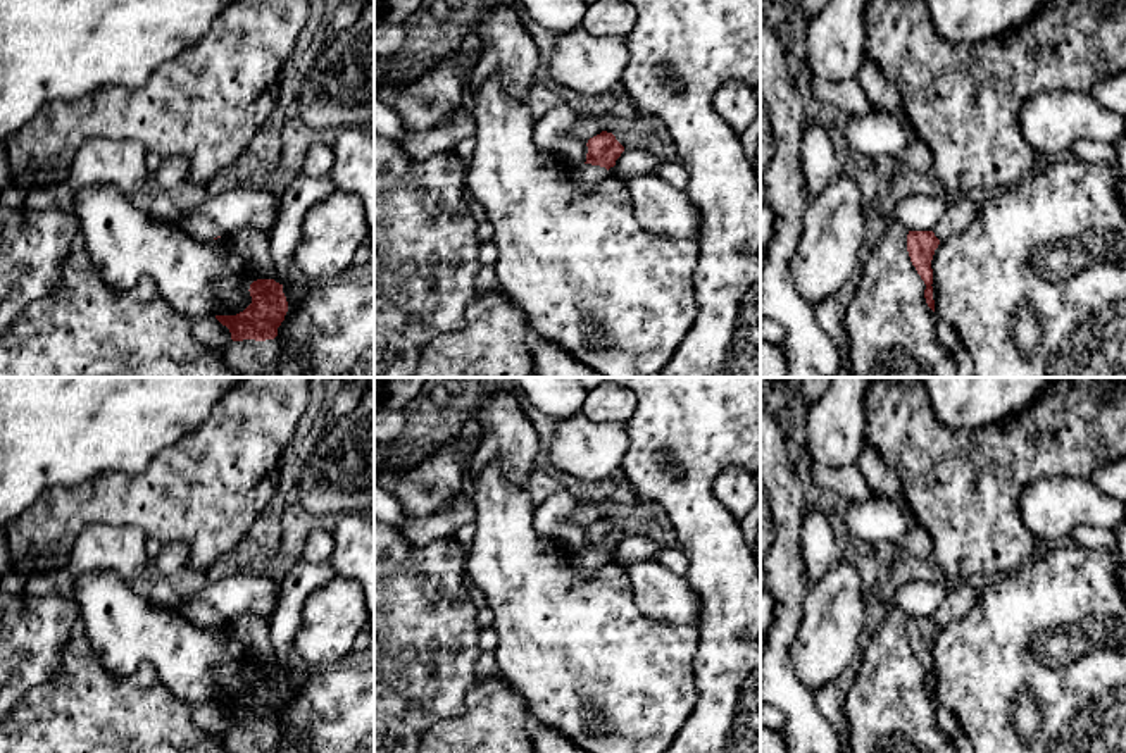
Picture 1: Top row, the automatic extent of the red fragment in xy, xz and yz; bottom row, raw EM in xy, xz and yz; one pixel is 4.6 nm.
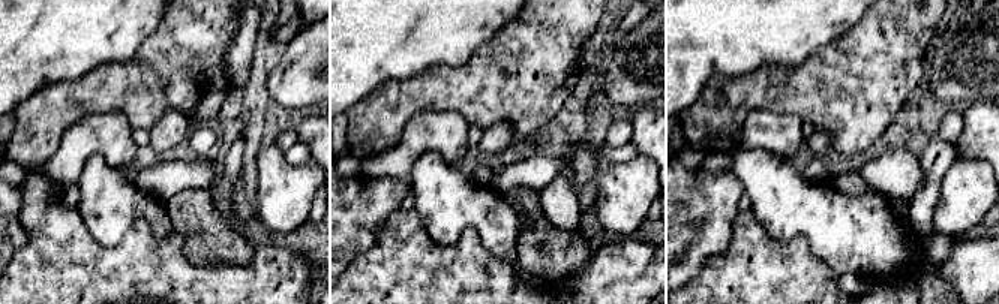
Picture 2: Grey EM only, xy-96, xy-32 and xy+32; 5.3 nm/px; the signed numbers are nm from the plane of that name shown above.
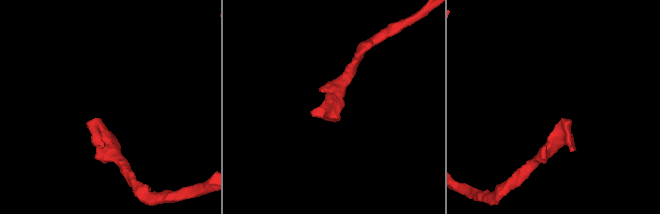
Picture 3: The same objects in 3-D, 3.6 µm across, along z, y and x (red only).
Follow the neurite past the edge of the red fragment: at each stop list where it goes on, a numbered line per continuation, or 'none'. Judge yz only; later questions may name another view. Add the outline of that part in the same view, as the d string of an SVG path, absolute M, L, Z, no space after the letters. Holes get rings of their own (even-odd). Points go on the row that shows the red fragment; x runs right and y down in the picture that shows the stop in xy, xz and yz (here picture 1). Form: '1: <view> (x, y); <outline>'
1: yz (963, 209); M957 195L948 205L945 215L935 227L935 236L943 241L952 234L962 233L979 214L979 195Z

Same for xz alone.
1: xz (587, 176); M585 164L574 171L576 183L581 191L590 193L593 188L609 176L609 171L600 165Z

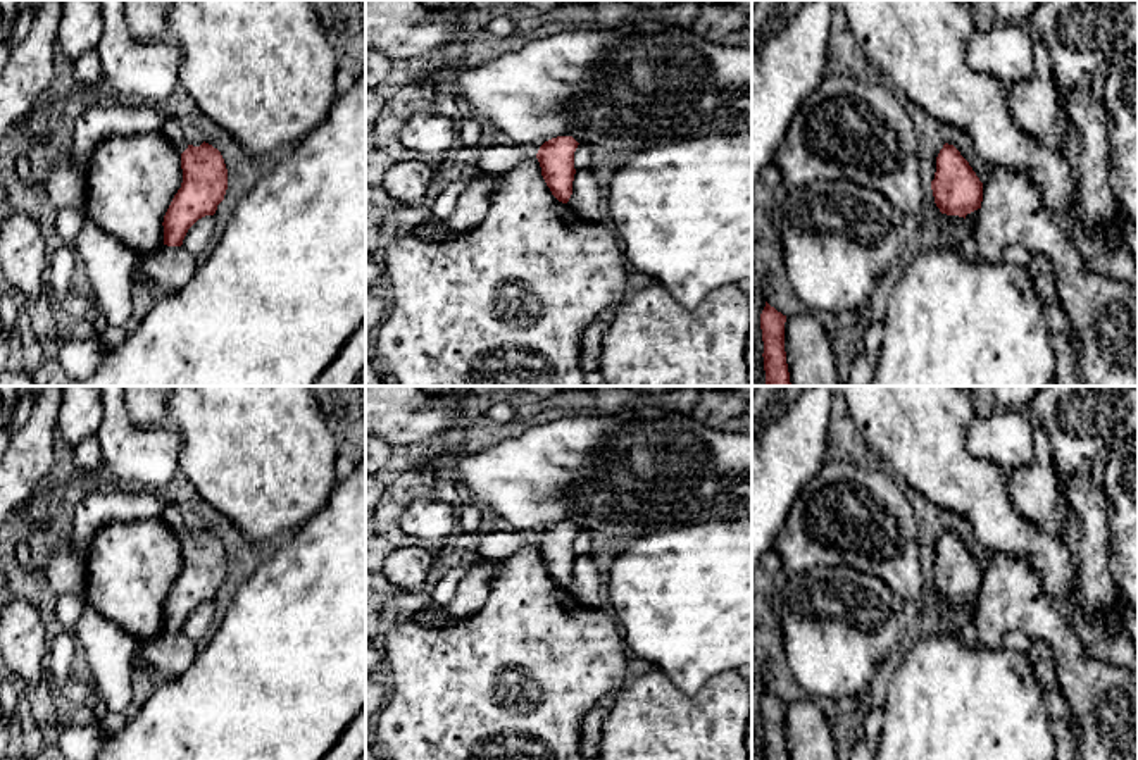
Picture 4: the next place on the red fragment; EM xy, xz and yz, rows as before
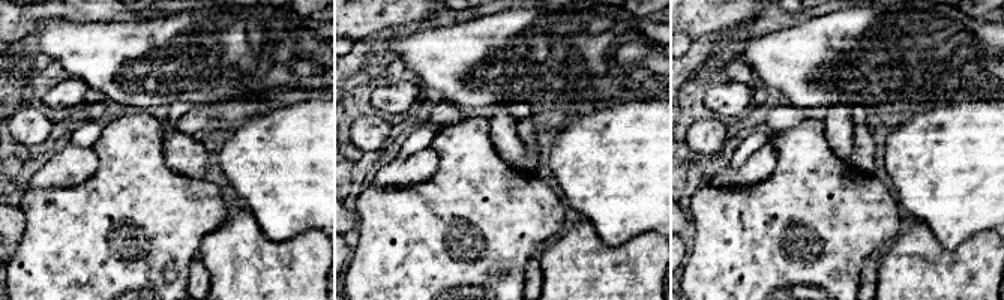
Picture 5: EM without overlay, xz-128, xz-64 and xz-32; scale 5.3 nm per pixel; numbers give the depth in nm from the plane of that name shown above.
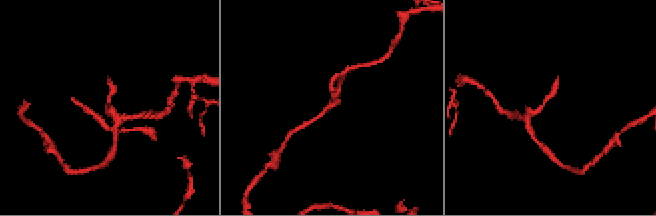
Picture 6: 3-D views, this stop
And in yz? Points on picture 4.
none

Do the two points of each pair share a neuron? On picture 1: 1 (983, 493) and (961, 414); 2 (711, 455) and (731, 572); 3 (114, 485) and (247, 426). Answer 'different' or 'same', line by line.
1: different
2: same
3: same

